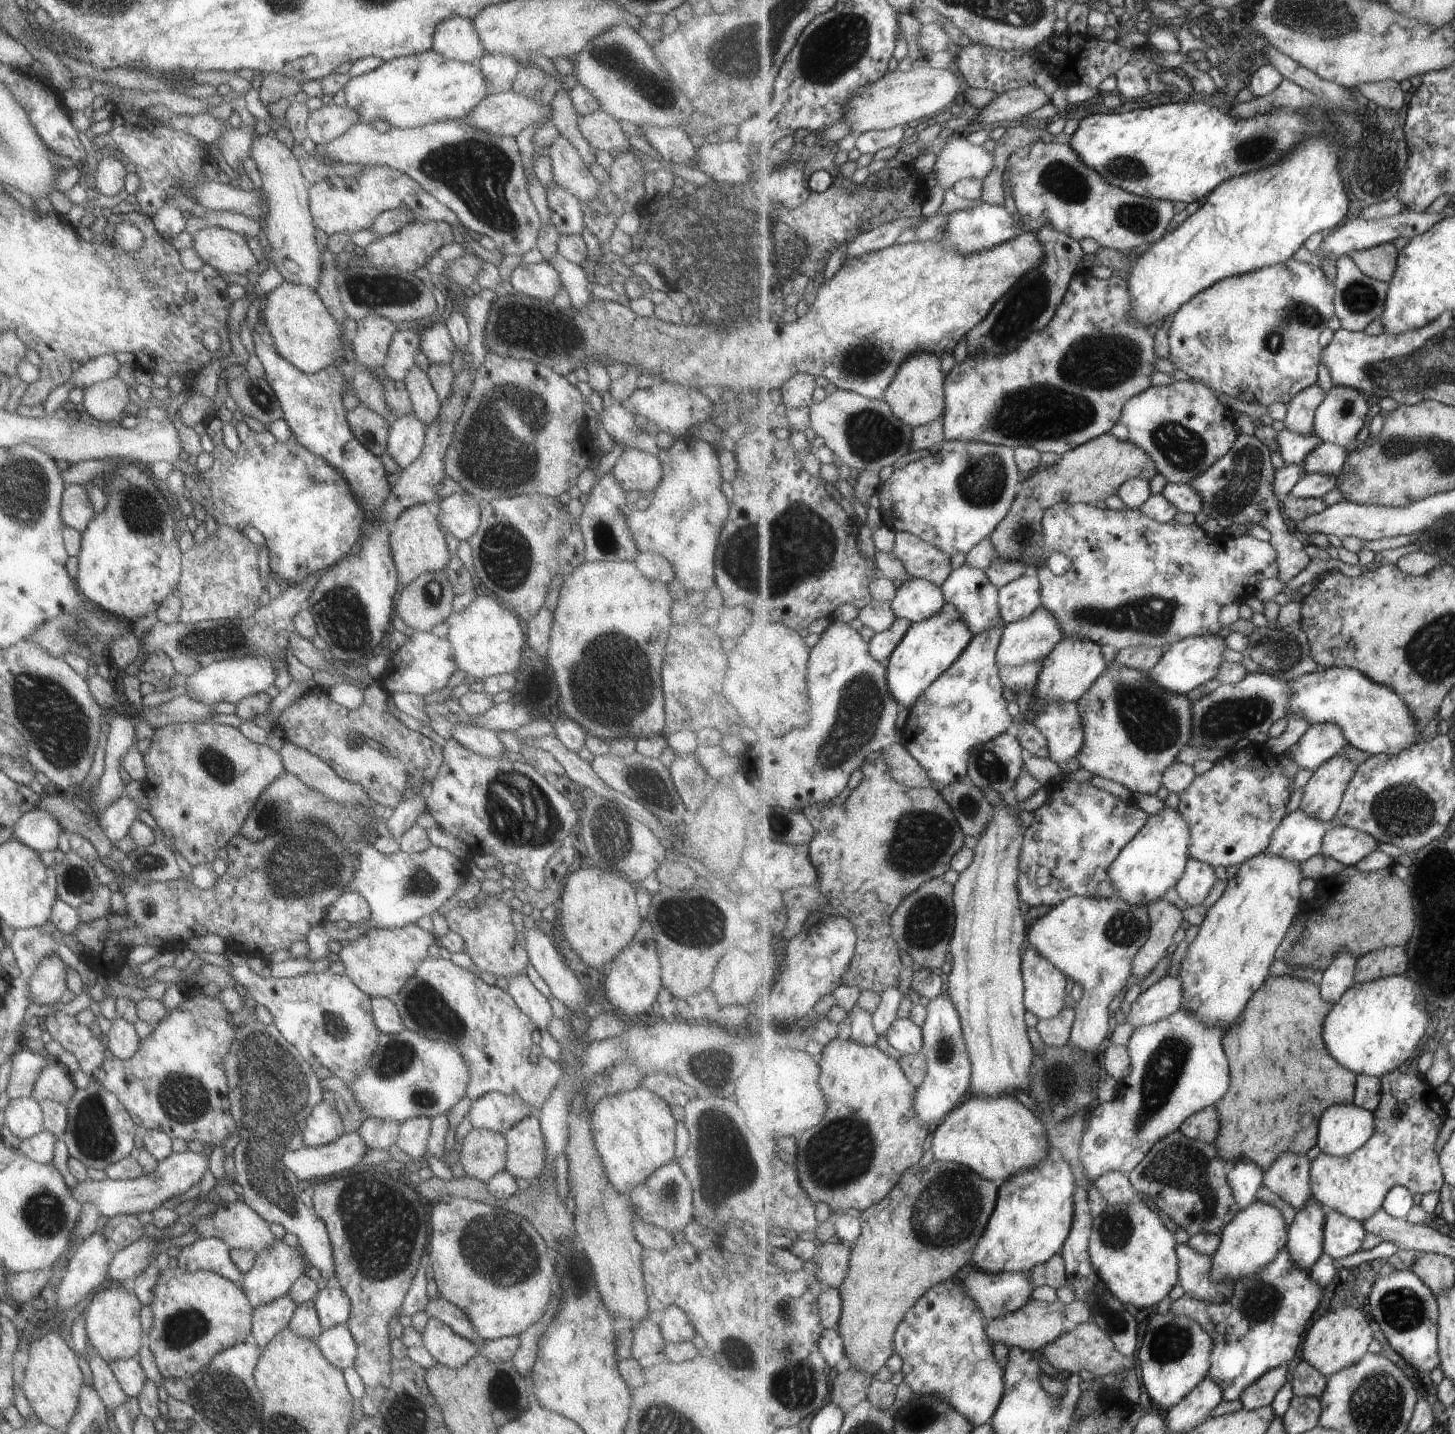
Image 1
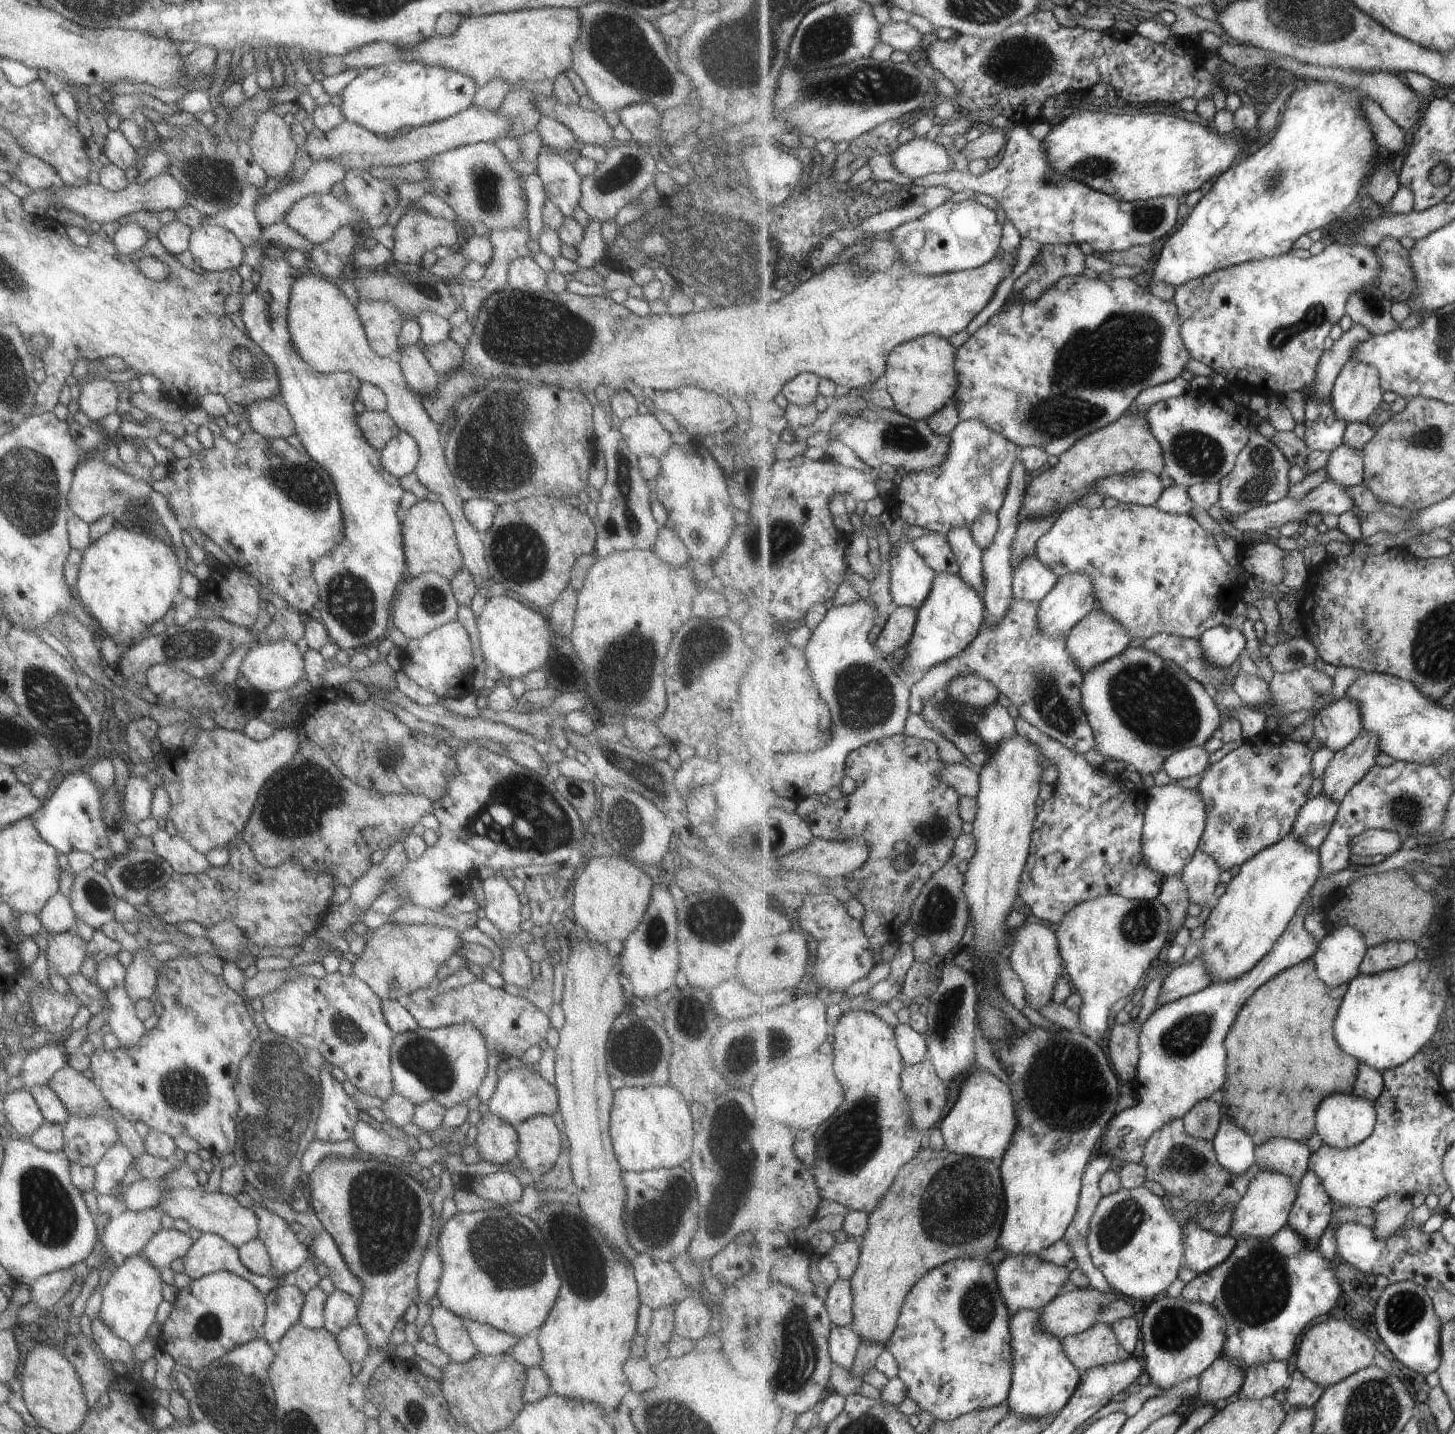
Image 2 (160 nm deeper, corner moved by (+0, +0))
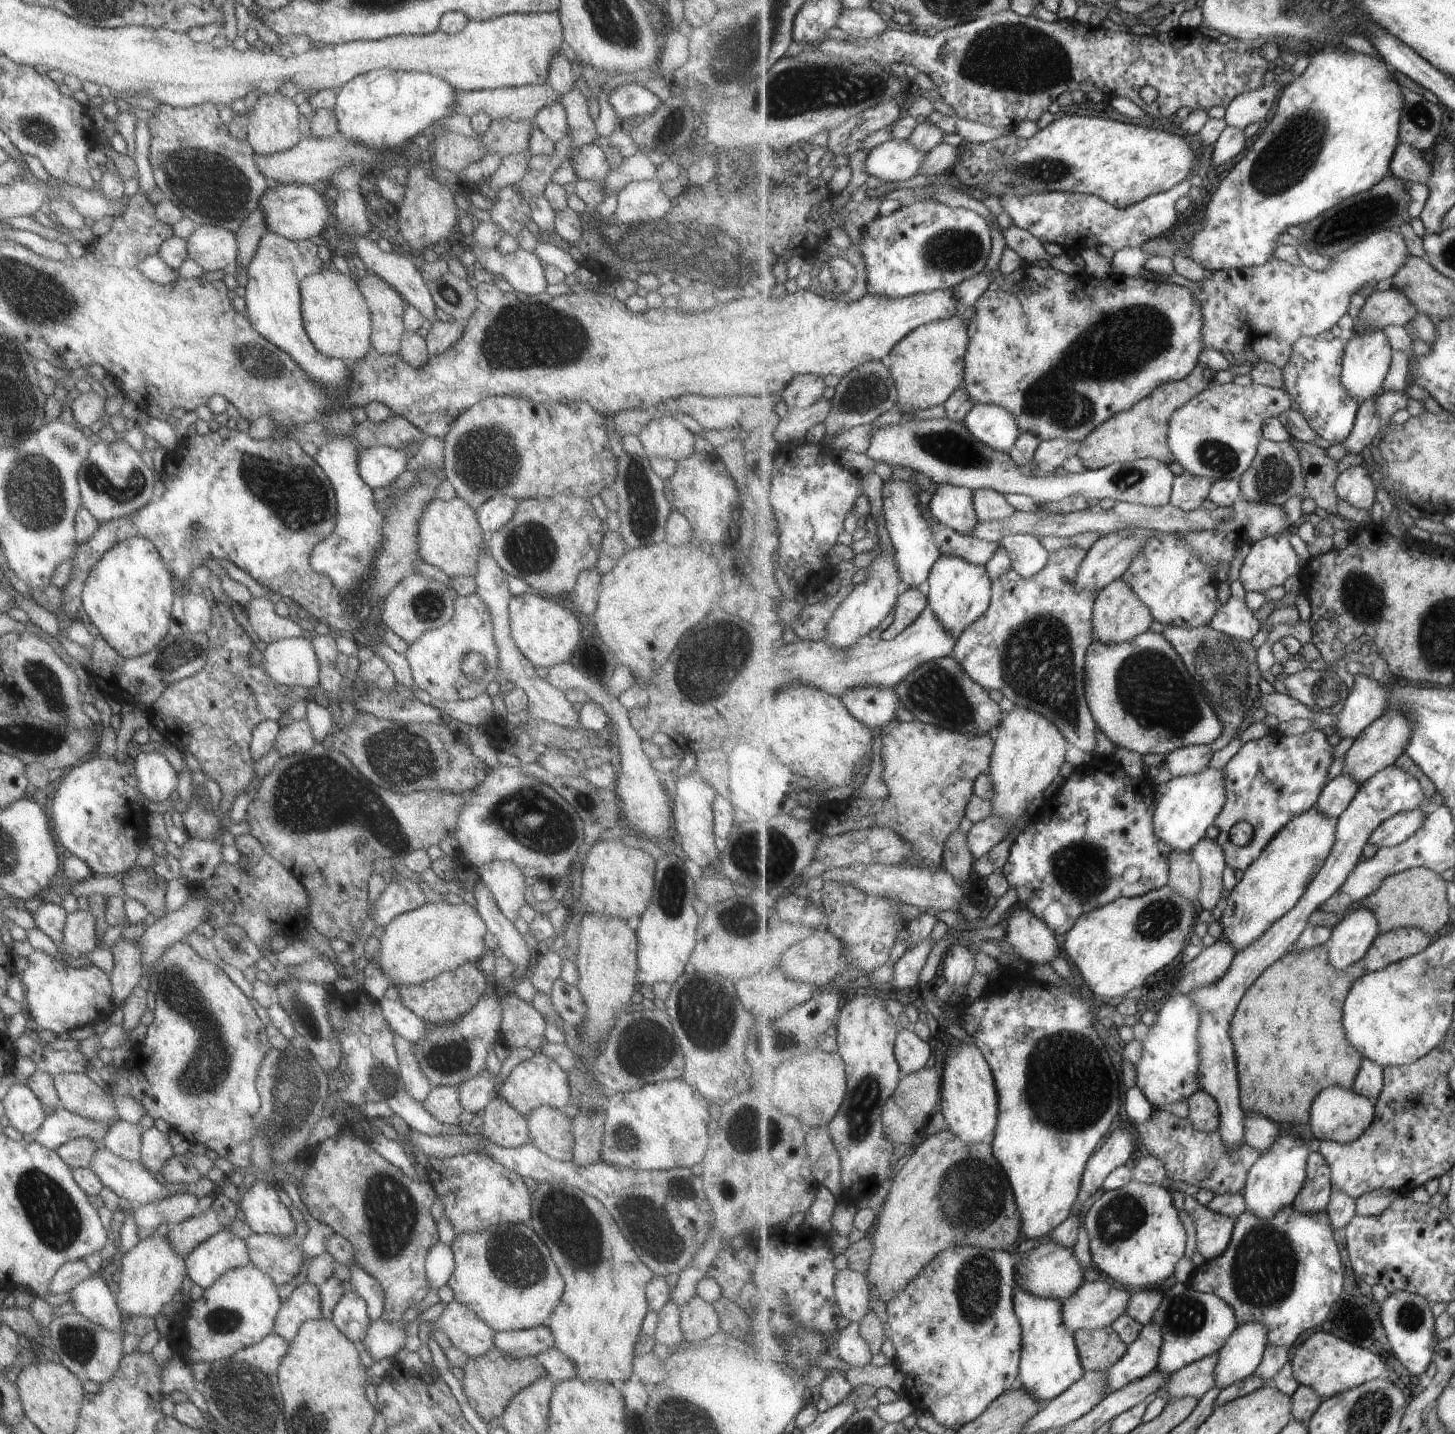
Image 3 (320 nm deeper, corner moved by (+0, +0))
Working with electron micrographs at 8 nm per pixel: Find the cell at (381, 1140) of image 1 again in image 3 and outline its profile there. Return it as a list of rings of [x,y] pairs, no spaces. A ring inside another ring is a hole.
[[[393,1033],[392,1045],[398,1060],[398,1071],[404,1091],[417,1102],[427,1096],[431,1090],[430,1082],[422,1075],[417,1059],[415,1058],[412,1043],[403,1040]]]

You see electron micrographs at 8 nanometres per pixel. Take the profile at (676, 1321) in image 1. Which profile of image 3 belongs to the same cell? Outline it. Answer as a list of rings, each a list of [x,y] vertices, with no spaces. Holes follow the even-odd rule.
[[[696,1294],[680,1306],[678,1323],[682,1339],[691,1342],[706,1339],[719,1330],[713,1305]]]

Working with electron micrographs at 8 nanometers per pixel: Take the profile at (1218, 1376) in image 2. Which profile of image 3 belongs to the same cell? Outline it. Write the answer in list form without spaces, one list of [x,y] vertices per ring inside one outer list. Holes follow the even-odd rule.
[[[1261,1321],[1245,1323],[1235,1329],[1218,1352],[1217,1385],[1224,1389],[1256,1372],[1270,1344],[1269,1331],[1268,1326]]]

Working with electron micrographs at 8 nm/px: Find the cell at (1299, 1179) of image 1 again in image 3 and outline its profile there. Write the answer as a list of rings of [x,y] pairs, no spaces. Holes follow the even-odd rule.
[[[1246,1115],[1245,1140],[1251,1146],[1259,1149],[1261,1154],[1267,1152],[1270,1146],[1279,1138],[1280,1126],[1265,1115]]]

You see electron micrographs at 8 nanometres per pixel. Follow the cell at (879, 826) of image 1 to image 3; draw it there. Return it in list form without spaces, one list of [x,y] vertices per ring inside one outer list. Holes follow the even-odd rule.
[[[893,719],[884,724],[877,732],[882,737],[881,750],[883,759],[883,781],[888,789],[888,795],[883,799],[850,798],[844,801],[831,801],[827,805],[814,806],[814,822],[825,835],[842,835],[849,831],[869,827],[889,827],[902,834],[904,839],[914,844],[914,853],[904,867],[913,865],[938,867],[943,865],[944,846],[949,836],[961,824],[966,816],[966,808],[975,797],[974,786],[978,776],[990,772],[992,754],[995,748],[995,737],[992,733],[984,735],[968,735],[939,725],[927,724],[920,720],[910,721]]]

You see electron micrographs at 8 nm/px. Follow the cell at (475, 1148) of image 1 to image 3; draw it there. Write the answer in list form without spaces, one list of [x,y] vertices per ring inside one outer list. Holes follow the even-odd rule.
[[[498,1094],[483,1108],[479,1132],[499,1147],[516,1147],[528,1142],[526,1118]]]

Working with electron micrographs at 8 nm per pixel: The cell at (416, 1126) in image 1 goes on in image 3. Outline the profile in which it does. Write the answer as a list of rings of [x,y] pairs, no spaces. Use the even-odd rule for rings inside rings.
[[[447,1085],[431,1087],[421,1104],[437,1122],[455,1125],[462,1110],[458,1101],[459,1089],[460,1087]]]

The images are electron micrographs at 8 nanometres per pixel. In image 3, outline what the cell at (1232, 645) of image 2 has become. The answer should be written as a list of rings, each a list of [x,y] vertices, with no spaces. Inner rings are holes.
[[[1239,579],[1230,584],[1230,598],[1221,605],[1219,614],[1211,624],[1213,628],[1244,641],[1253,640],[1257,636],[1261,622],[1247,606],[1247,591]]]

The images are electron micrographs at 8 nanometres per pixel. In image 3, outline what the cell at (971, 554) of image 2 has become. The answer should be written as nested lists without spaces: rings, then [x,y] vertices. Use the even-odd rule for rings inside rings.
[[[939,483],[932,494],[930,512],[949,528],[971,535],[980,518],[974,505],[974,490],[951,483]]]

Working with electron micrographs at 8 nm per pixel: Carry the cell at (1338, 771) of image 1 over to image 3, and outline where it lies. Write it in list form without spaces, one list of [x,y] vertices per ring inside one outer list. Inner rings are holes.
[[[1391,710],[1387,714],[1383,713],[1354,740],[1351,748],[1346,752],[1342,773],[1349,774],[1359,784],[1363,784],[1380,770],[1393,766],[1401,758],[1401,754],[1405,754],[1405,746],[1409,744],[1412,734],[1413,726],[1405,714],[1397,710]]]

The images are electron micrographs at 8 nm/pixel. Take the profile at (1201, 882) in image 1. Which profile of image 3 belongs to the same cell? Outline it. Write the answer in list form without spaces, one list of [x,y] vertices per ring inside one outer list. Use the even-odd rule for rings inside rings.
[[[1215,832],[1201,840],[1193,847],[1192,853],[1200,866],[1202,874],[1202,887],[1198,896],[1198,904],[1201,909],[1213,910],[1219,900],[1223,888],[1223,870],[1228,867],[1224,848],[1215,839]]]

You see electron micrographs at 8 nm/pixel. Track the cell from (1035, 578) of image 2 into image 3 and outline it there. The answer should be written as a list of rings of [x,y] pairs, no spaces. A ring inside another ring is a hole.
[[[1017,533],[1000,538],[1003,547],[1012,560],[1012,568],[1025,578],[1034,577],[1047,567],[1050,551],[1031,533]]]

